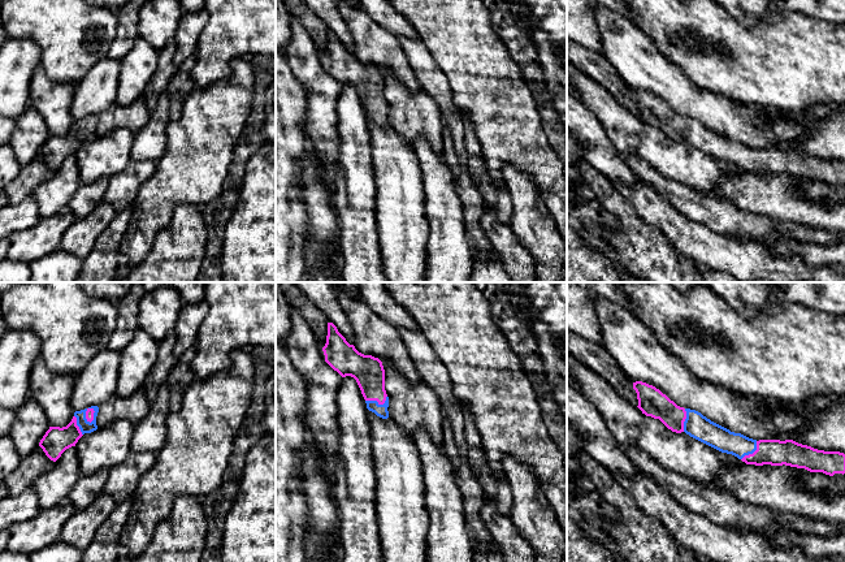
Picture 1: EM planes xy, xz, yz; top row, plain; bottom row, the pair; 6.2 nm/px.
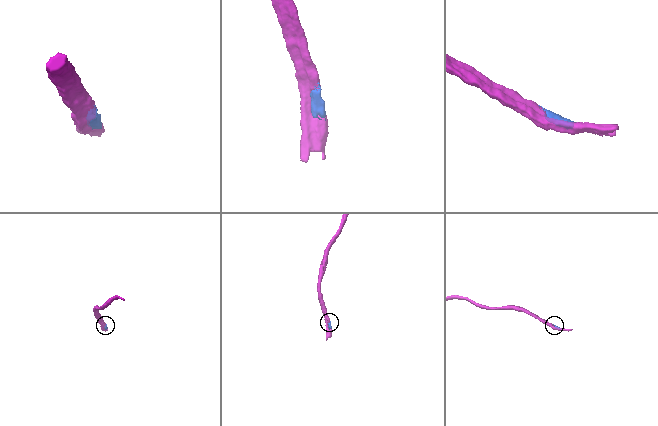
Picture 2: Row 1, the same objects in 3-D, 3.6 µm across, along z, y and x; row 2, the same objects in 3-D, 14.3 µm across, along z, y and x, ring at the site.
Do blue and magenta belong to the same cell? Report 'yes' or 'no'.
yes

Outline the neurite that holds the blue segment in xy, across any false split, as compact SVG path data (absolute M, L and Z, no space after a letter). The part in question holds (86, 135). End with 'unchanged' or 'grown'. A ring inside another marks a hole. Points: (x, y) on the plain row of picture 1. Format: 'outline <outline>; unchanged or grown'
outline M98 114L75 120L72 130L66 135L49 135L40 148L39 155L51 169L56 170L66 157L75 155L84 142L98 138L98 121Z; grown

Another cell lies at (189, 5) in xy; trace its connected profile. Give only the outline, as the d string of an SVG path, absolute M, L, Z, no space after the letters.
M177 0L185 13L192 13L204 9L205 0Z

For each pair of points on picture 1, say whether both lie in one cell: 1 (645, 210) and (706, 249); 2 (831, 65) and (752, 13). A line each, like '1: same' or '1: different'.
1: same
2: different

